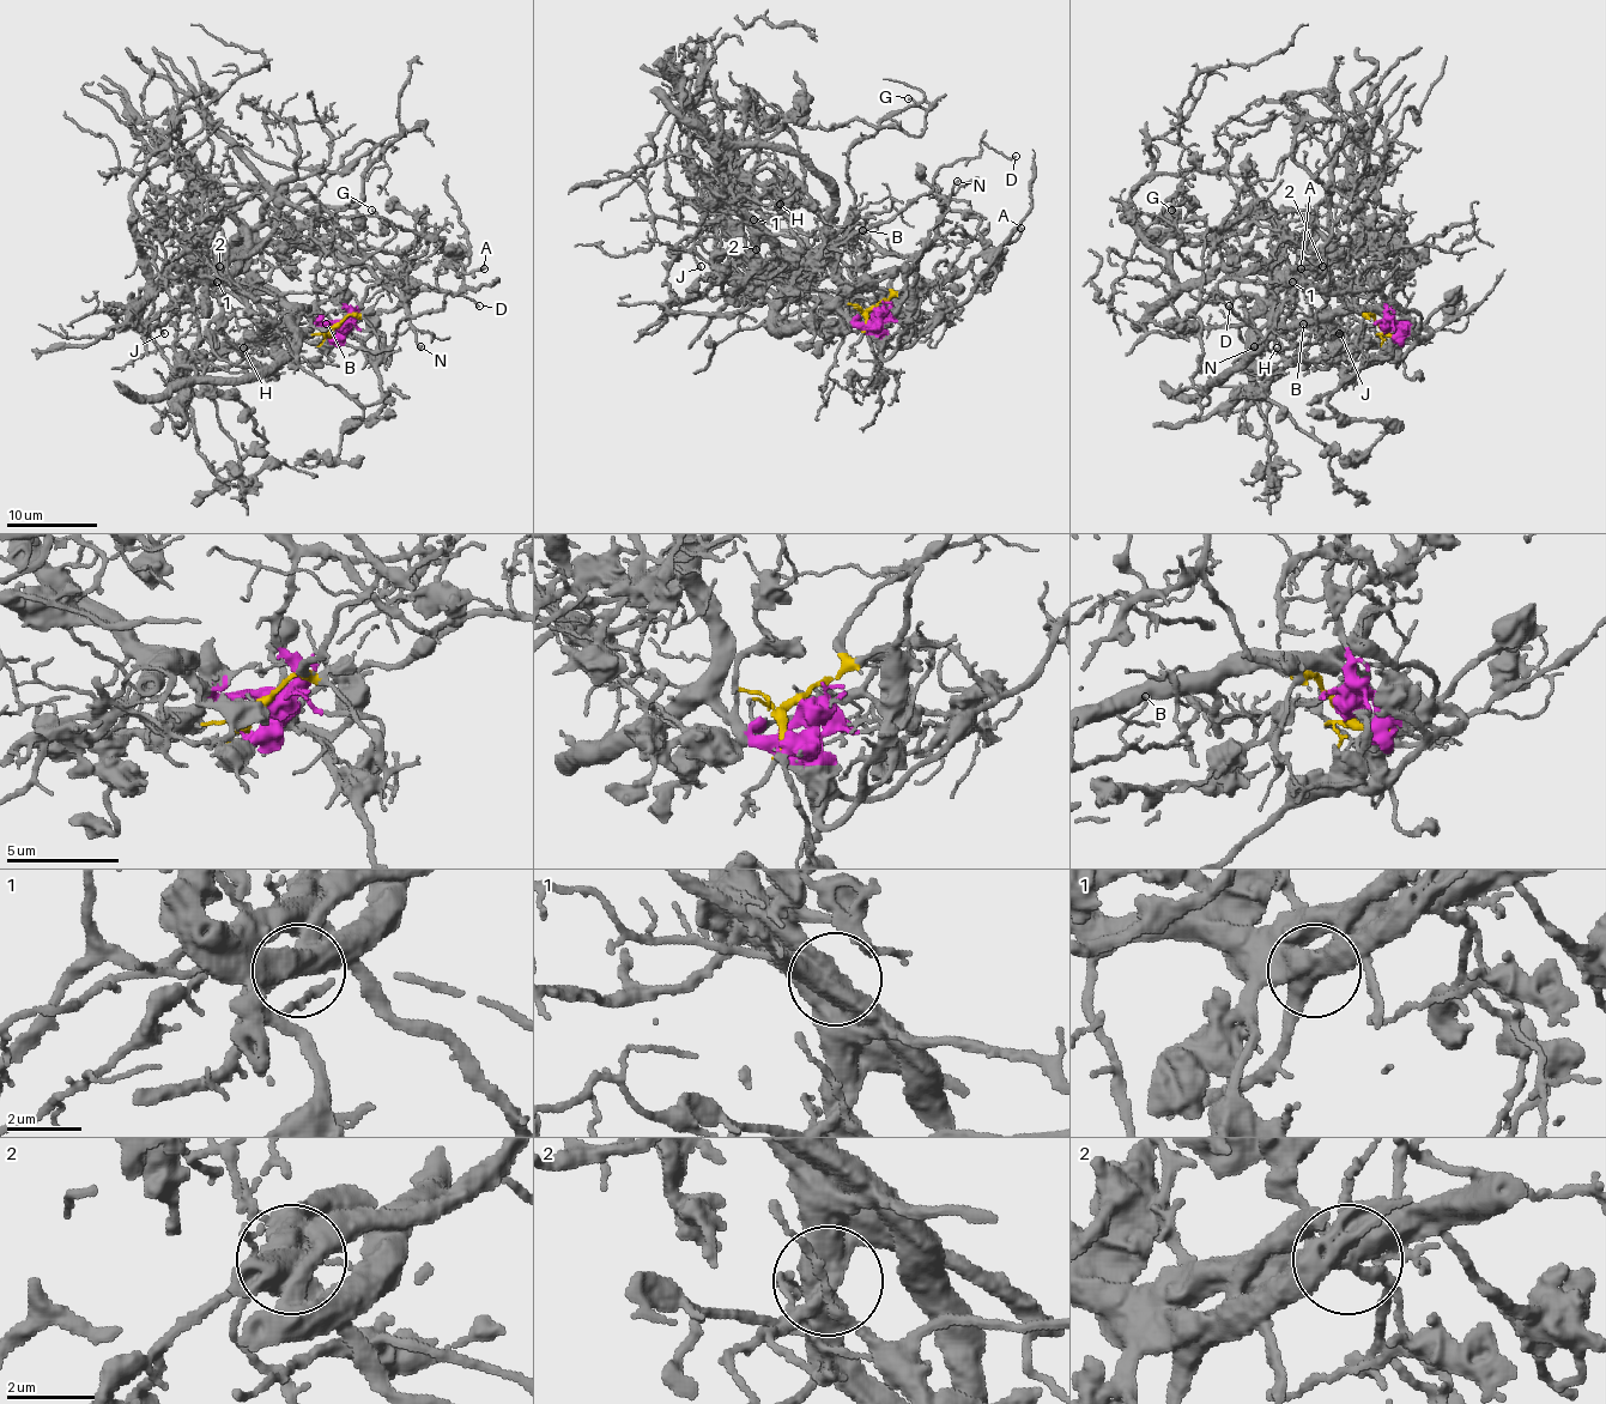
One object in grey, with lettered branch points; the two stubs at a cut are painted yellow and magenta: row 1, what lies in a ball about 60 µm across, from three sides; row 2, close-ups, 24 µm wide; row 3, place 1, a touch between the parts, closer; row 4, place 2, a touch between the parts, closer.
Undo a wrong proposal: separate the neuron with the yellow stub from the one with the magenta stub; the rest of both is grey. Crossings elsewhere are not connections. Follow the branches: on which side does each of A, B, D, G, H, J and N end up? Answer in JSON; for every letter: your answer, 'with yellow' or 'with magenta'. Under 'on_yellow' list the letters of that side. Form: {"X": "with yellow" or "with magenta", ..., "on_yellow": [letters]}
{"A": "with magenta", "B": "with magenta", "D": "with magenta", "G": "with yellow", "H": "with magenta", "J": "with yellow", "N": "with yellow", "on_yellow": ["G", "J", "N"]}

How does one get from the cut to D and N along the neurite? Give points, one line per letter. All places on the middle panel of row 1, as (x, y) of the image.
D: (873, 308), (855, 322), (840, 306), (832, 242), (890, 222), (938, 171), (974, 158), (981, 140), (1014, 156)
N: (873, 308), (890, 297), (892, 277), (926, 249), (958, 181)

